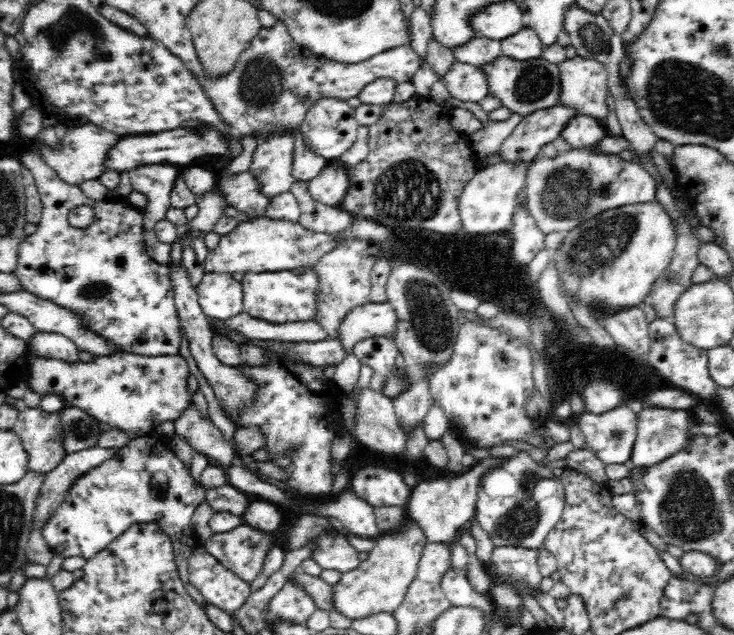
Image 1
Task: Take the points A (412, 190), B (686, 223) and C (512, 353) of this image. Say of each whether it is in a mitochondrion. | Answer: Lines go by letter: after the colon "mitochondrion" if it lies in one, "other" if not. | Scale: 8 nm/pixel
A: mitochondrion
B: other
C: other

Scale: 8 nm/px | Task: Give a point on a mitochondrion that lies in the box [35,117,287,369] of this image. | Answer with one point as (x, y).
(99, 294)

